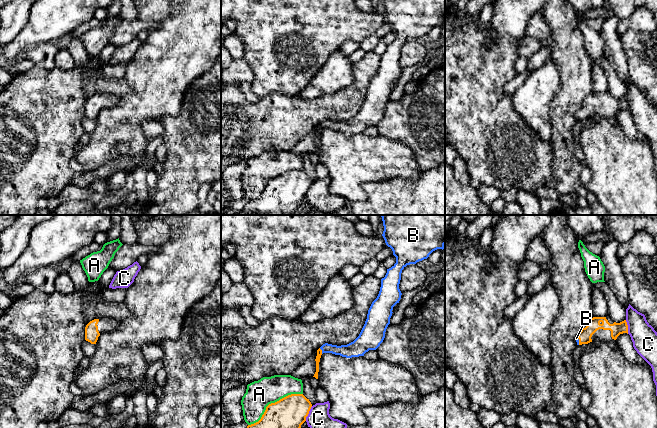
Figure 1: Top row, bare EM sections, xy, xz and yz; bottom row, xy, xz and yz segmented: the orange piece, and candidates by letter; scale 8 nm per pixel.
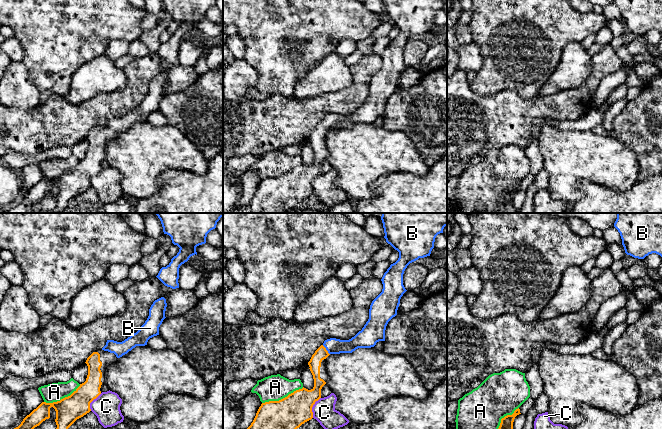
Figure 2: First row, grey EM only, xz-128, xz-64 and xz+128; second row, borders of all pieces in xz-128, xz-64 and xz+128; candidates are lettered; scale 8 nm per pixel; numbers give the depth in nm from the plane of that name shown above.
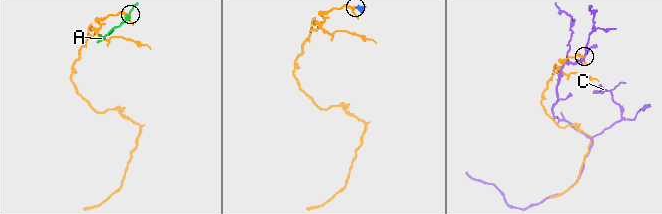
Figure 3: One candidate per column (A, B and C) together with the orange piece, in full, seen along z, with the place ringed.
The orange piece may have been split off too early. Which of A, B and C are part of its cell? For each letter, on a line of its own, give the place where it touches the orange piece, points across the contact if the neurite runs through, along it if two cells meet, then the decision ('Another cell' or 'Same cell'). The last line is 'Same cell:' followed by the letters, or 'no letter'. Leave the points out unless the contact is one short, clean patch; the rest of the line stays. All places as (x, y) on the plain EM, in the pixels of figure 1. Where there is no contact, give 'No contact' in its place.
A: Touches orange at xz (272, 179). Another cell
B: Touches orange at xz (321, 127). Path across: xz (319, 128), (321, 127), (352, 125). Same cell
C: Touches orange at xz (308, 189). Another cell
Same cell: B

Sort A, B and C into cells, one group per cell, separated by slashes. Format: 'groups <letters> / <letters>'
groups A / B / C

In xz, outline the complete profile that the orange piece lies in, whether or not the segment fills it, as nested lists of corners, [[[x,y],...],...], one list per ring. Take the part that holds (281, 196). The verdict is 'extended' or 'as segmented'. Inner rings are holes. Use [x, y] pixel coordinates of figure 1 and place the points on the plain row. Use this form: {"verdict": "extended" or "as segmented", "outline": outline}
{"verdict": "as segmented", "outline": [[[291,170],[266,183],[261,195],[234,215],[289,215],[306,197],[312,183],[303,170]]]}

